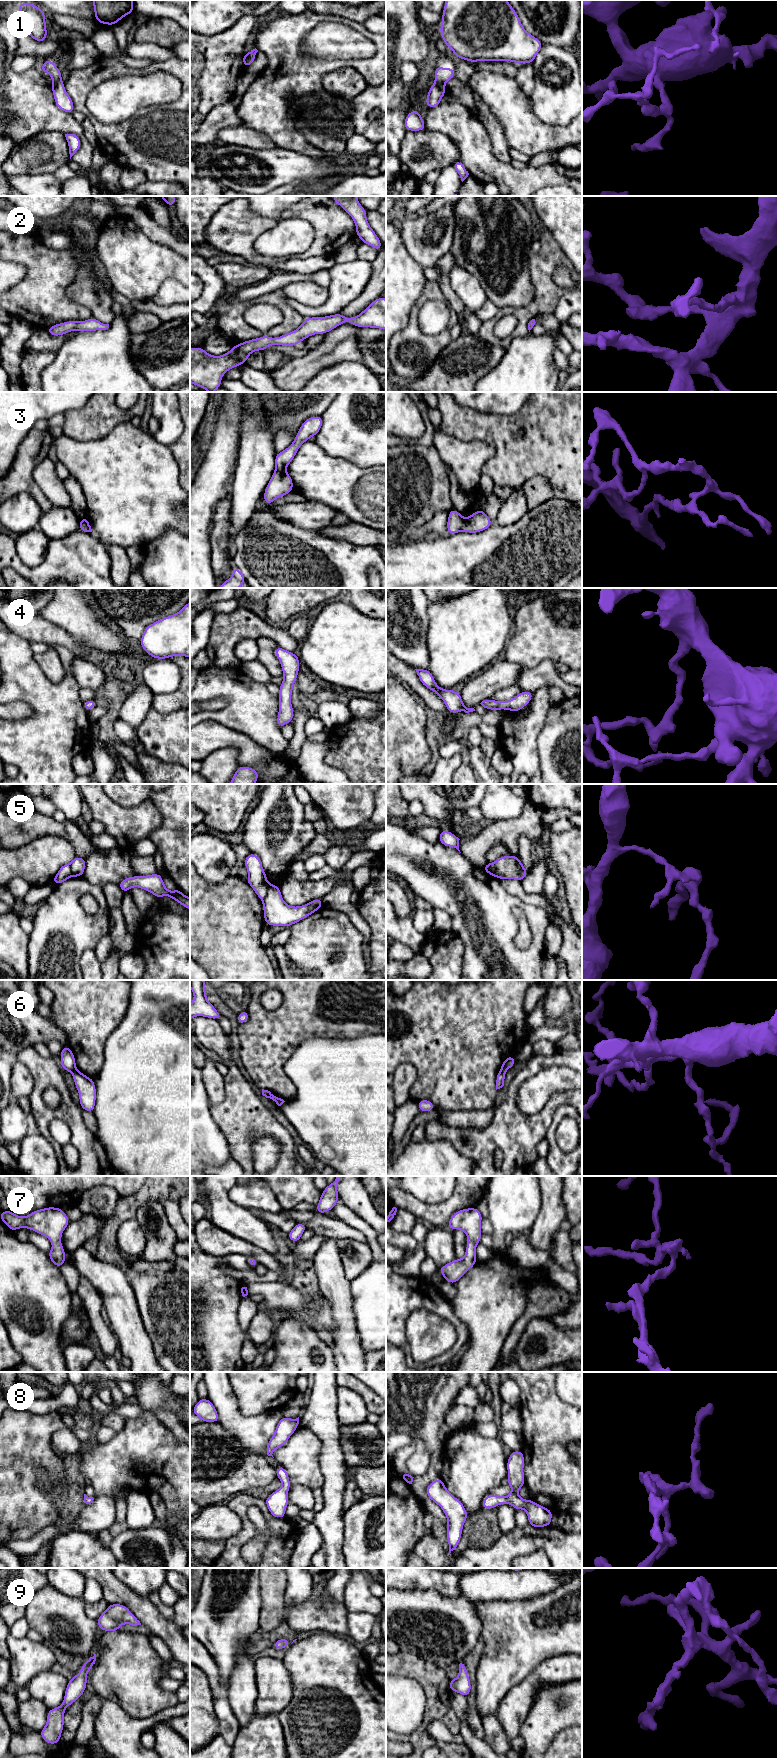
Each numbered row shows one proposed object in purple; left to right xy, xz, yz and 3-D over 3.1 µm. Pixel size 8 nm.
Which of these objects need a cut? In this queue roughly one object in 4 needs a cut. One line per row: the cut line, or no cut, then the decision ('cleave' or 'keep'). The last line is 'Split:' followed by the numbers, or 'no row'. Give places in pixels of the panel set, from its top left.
1: xy (60, 79), (54, 82) | cleave
2: no cut | keep
3: yz (465, 519), (460, 530) | cleave
4: no cut | keep
5: xz (270, 884), (262, 900) | cleave
6: xz (270, 1093), (272, 1099) | cleave
7: no cut | keep
8: no cut | keep
9: no cut | keep
Split: 1, 3, 5, 6

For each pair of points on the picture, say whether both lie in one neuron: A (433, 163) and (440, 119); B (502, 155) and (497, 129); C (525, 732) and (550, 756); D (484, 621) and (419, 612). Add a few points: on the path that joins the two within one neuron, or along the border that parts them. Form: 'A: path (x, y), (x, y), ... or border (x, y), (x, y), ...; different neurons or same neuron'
A: border (426, 128), (442, 132), (456, 147); different neurons
B: path (501, 149), (497, 135); same neuron
C: border (544, 721), (544, 726), (537, 739), (539, 767); different neurons
D: border (430, 603), (428, 608), (428, 631), (425, 636); different neurons

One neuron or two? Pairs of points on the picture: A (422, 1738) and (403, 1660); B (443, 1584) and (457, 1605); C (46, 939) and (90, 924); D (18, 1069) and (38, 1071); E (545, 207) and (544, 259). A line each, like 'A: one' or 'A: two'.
A: one
B: two
C: one
D: two
E: two

